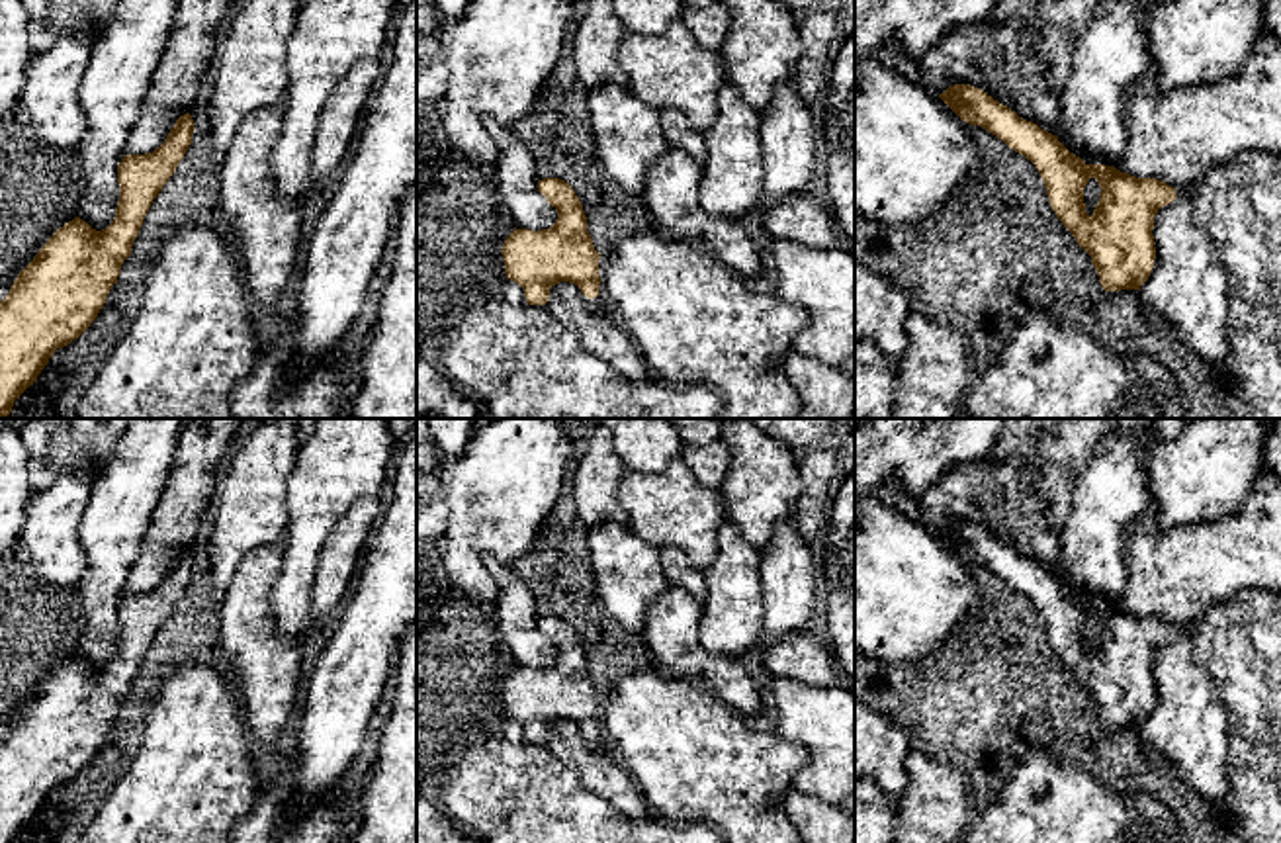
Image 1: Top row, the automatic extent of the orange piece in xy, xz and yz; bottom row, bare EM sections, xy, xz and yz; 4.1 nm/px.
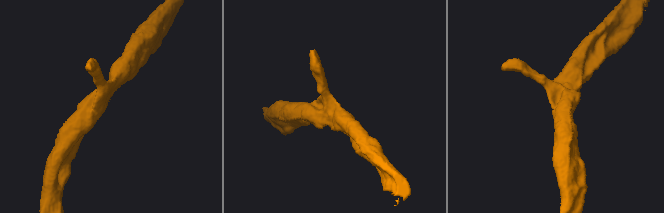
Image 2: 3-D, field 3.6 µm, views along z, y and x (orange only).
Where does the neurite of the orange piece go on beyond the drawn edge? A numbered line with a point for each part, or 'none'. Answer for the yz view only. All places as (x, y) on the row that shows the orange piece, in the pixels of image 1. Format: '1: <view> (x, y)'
none

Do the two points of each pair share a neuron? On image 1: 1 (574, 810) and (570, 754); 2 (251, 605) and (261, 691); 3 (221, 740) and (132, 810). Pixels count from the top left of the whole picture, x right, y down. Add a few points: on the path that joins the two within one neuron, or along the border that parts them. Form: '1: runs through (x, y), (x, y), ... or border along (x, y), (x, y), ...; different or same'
1: border along (542, 744), (587, 789), (605, 800); different
2: runs through (251, 626), (251, 650), (261, 662), (261, 669); same
3: runs through (200, 761), (153, 808); same

